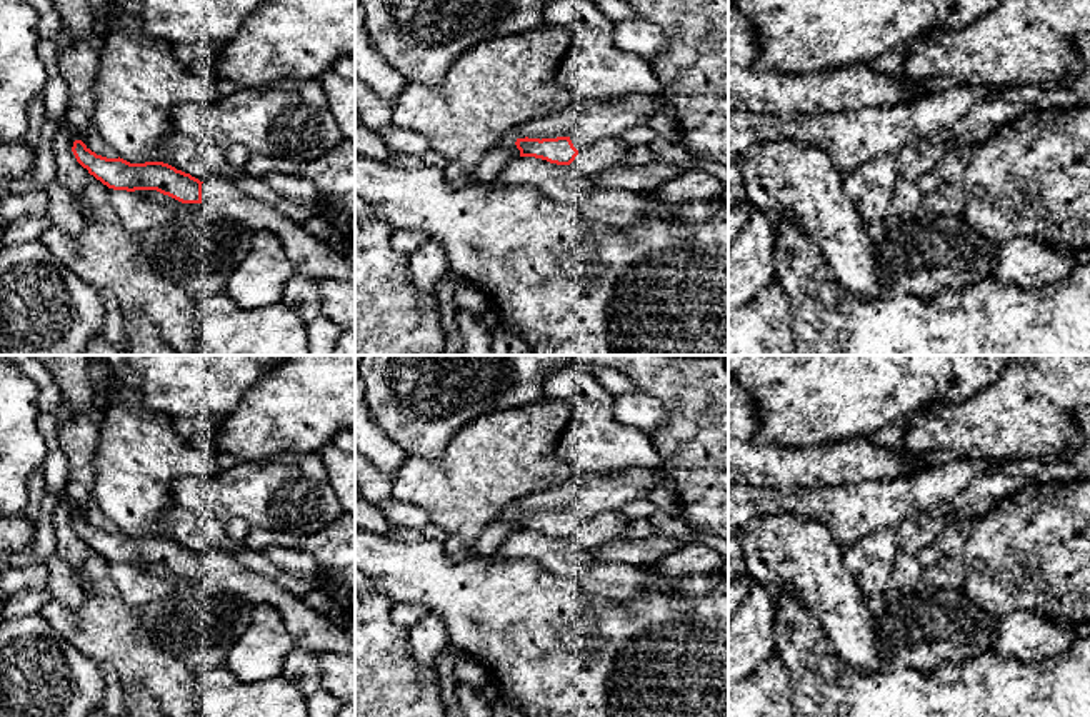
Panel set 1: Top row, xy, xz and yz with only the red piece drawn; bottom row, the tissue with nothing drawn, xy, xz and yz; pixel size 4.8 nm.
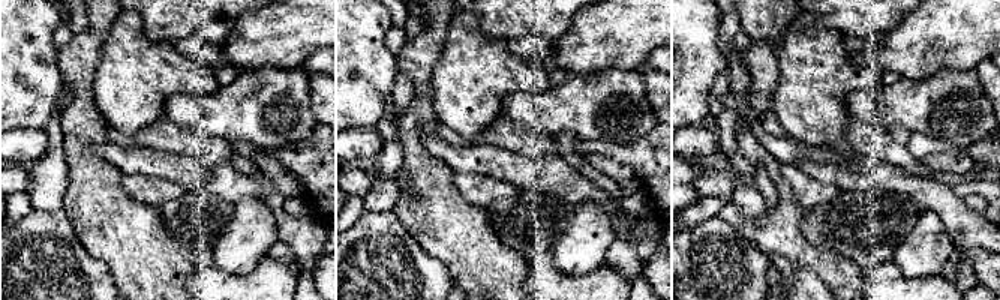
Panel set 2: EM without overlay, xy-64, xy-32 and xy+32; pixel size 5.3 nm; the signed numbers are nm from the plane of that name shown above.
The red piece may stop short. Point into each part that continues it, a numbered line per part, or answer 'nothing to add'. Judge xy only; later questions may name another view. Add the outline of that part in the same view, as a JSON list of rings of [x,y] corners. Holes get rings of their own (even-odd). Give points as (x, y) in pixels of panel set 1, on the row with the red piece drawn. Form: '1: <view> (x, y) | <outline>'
1: xy (309, 255) | [[[215,178],[202,183],[202,203],[207,210],[250,232],[275,233],[285,248],[293,272],[318,278],[340,278],[355,287],[355,268],[347,253],[328,242],[312,237],[277,207],[245,193],[233,180]]]

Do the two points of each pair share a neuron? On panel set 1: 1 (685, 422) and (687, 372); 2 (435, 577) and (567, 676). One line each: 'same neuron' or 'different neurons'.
1: same neuron
2: same neuron

